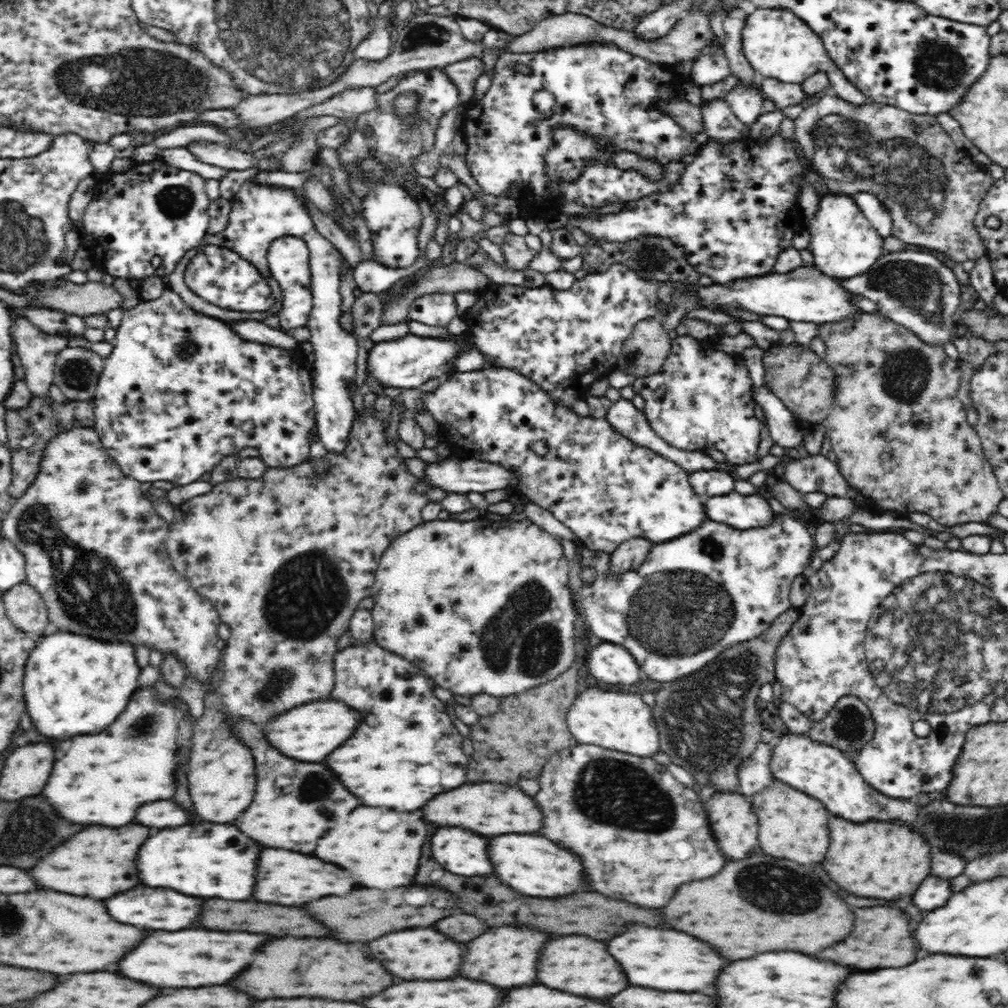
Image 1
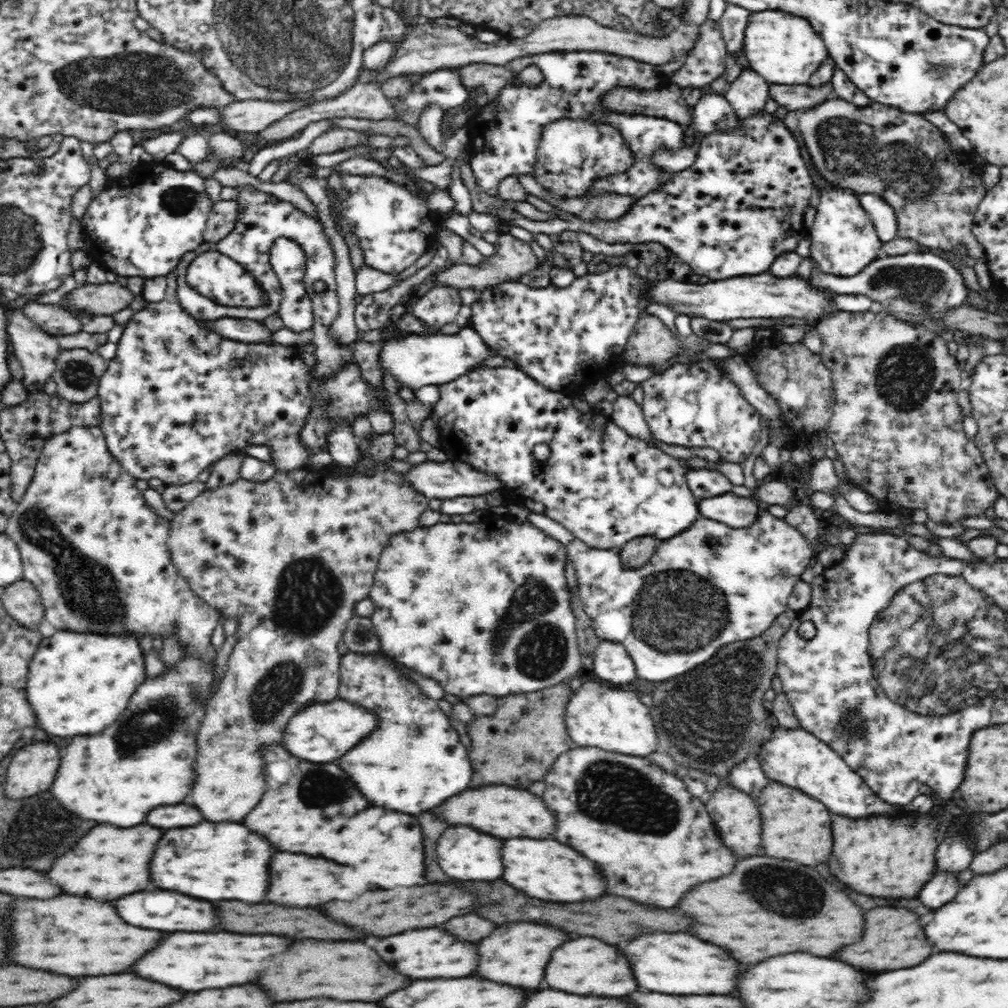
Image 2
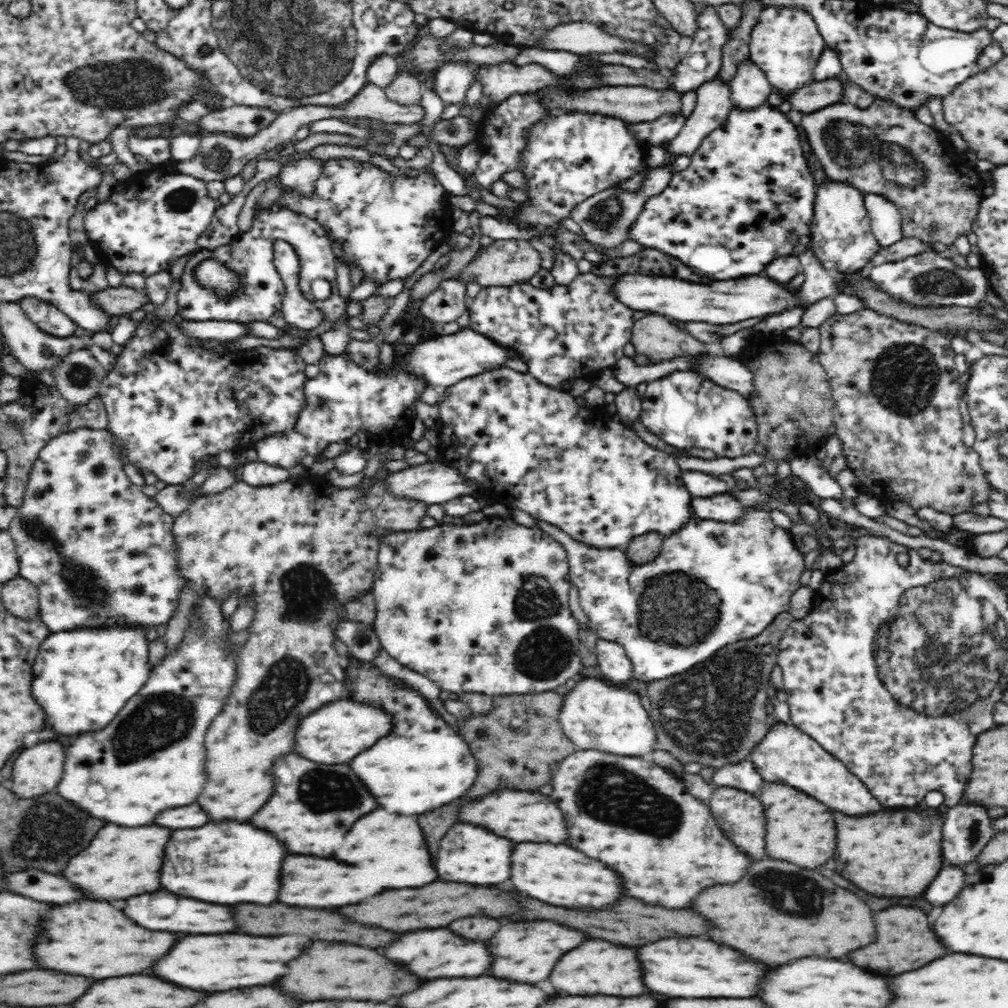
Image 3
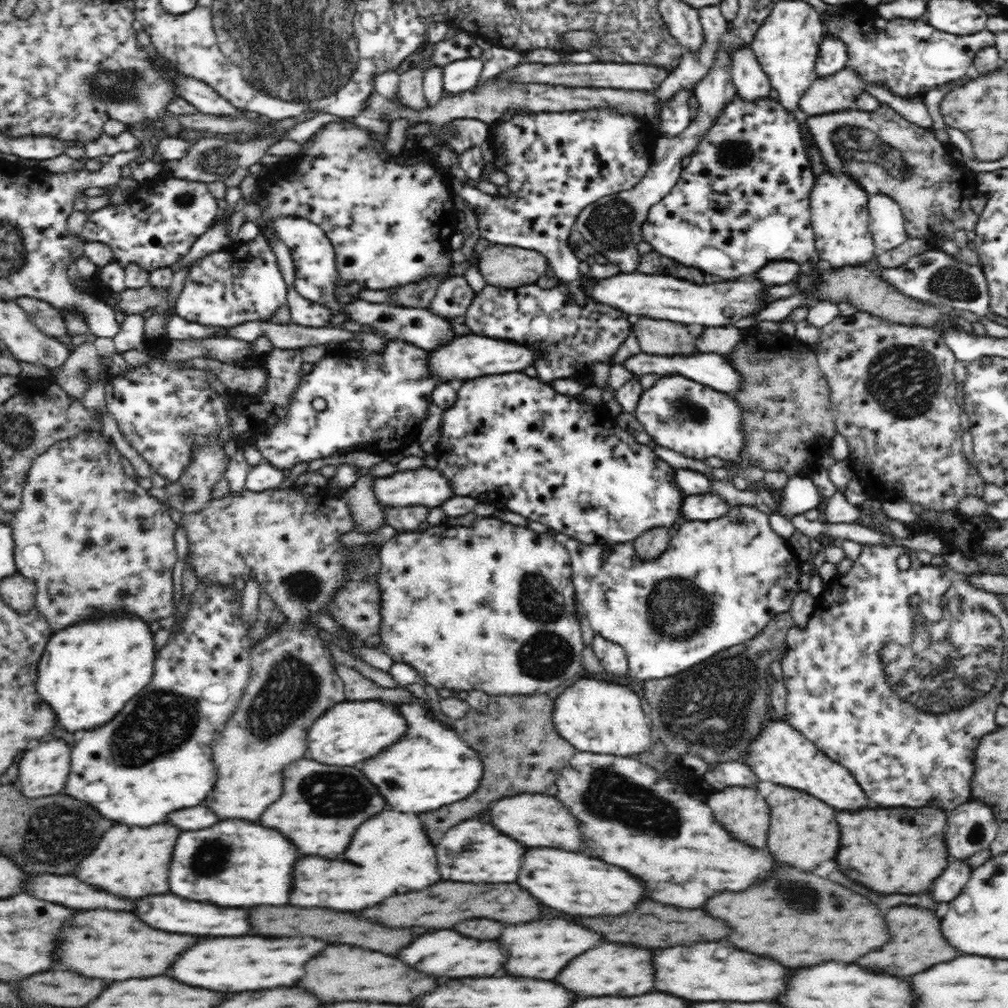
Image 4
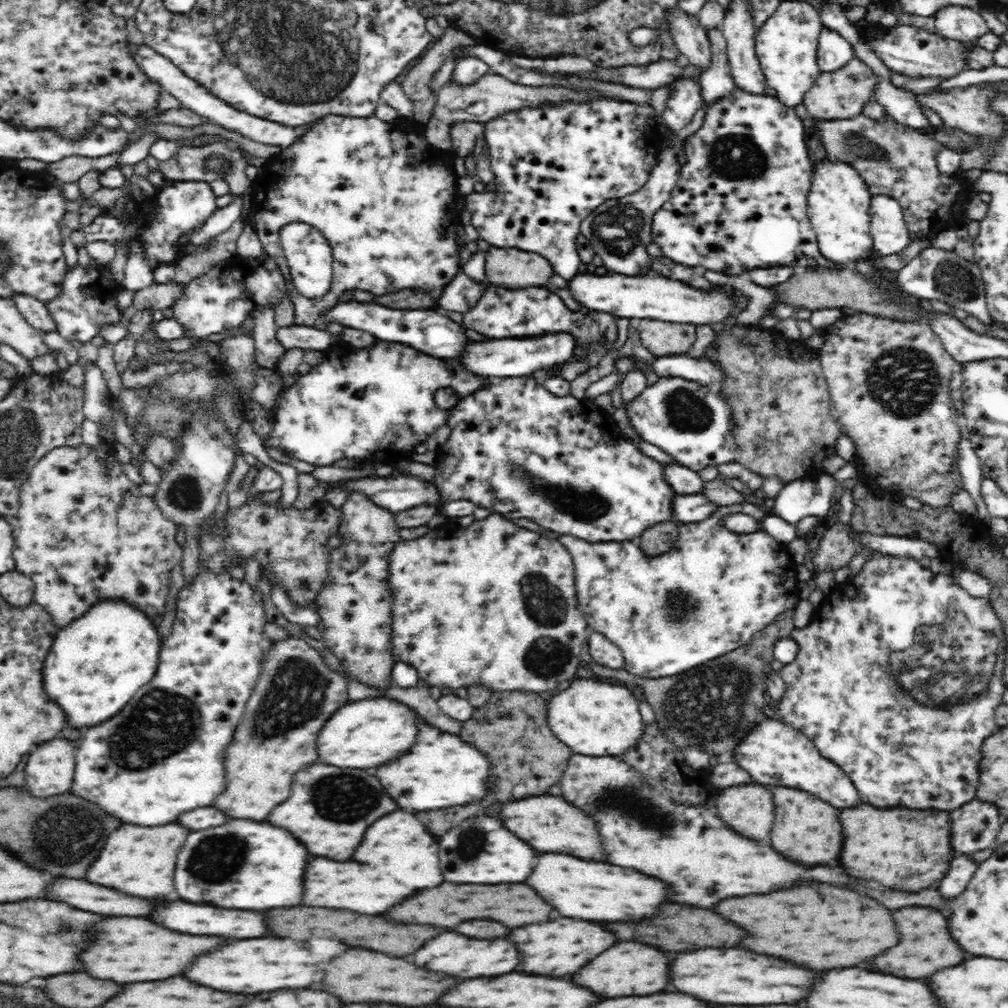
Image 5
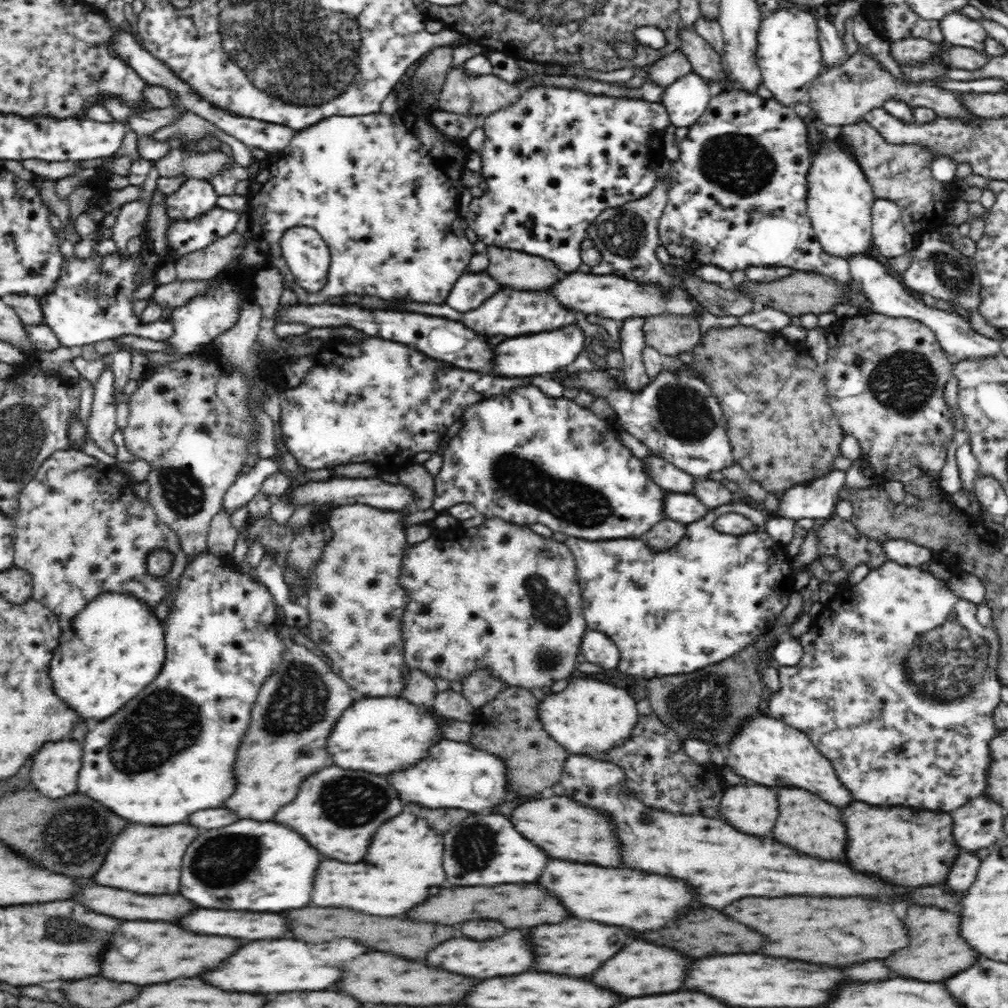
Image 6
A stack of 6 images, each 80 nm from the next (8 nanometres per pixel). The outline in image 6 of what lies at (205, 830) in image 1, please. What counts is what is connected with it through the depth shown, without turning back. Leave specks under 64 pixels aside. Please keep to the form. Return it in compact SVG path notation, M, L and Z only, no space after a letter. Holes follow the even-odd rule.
M238 820L236 824L224 826L220 830L206 830L200 834L186 850L184 864L182 864L182 878L180 878L180 894L192 900L194 904L202 908L216 908L216 910L250 910L250 912L282 912L282 910L296 910L296 908L306 908L310 902L310 890L314 888L314 870L318 868L318 862L322 862L322 856L316 850L310 850L310 844L294 830L276 824L276 822L254 822L254 820Z

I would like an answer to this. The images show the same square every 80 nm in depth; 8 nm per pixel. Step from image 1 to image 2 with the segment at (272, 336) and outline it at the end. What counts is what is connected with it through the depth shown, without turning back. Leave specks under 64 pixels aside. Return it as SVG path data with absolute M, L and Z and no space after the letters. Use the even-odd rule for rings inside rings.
M217 319L213 321L213 326L218 335L225 336L226 339L233 339L235 342L268 344L273 336L266 325L252 320Z

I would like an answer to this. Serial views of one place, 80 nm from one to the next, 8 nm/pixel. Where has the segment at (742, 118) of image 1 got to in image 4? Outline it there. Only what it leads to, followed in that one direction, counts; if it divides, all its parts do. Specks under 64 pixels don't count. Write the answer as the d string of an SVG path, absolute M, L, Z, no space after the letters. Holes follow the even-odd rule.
M736 44L730 52L730 67L732 82L740 100L757 101L769 96L772 85L750 44Z

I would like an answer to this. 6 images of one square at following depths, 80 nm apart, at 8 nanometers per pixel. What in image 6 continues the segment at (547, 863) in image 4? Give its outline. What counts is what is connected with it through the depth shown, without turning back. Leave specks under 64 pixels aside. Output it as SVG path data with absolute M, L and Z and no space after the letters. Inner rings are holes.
M550 860L538 884L556 894L572 916L616 924L630 930L662 930L670 918L678 918L678 910L692 908L694 904L694 894L690 894L690 886L686 886L686 882L678 882L678 878L644 874L630 868L602 868L592 864Z

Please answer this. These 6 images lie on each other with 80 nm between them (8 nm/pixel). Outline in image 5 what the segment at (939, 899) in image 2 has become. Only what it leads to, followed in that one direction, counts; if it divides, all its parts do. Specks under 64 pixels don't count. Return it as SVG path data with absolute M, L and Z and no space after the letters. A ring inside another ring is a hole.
M960 854L958 858L954 858L950 862L948 874L942 878L942 882L938 886L940 892L942 892L942 896L944 898L954 898L960 892L964 892L978 866L979 864L970 855Z

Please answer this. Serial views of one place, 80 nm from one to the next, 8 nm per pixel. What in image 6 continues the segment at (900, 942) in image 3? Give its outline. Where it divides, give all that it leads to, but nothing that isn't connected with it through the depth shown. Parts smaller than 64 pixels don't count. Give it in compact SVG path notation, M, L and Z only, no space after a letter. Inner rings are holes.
M910 906L904 916L904 924L910 930L910 946L894 952L884 960L886 966L896 970L900 976L924 982L942 982L946 974L958 974L958 970L966 970L966 966L978 962L978 954L974 954L974 950L970 950L970 946L966 946L966 942L962 942L962 936L958 934L958 914L930 906Z

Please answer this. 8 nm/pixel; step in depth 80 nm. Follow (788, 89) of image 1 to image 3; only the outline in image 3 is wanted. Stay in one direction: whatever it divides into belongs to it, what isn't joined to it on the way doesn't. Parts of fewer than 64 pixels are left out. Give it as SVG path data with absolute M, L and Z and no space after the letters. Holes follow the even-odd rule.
M841 72L834 78L814 80L809 85L795 90L790 98L794 109L810 114L838 103L846 103L847 74Z

